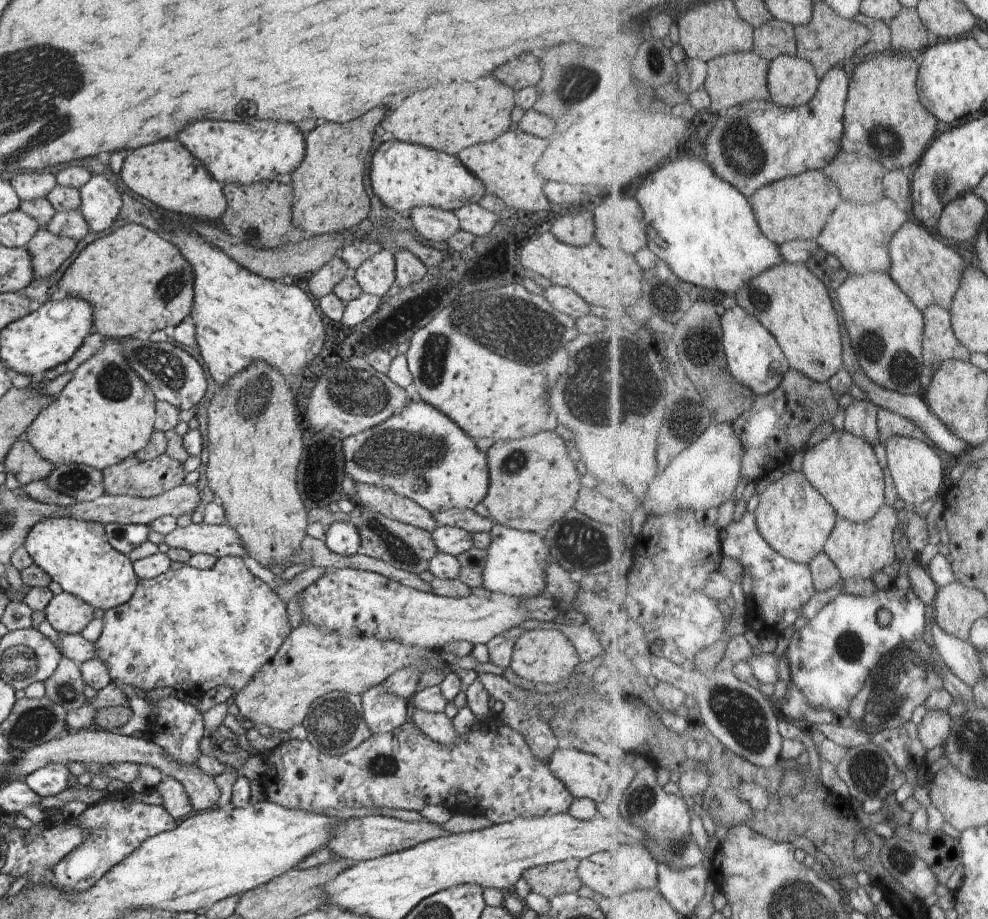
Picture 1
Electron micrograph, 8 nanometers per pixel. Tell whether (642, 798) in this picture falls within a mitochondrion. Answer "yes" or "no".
yes

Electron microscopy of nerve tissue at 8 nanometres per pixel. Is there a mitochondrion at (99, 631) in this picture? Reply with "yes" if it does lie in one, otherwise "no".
no

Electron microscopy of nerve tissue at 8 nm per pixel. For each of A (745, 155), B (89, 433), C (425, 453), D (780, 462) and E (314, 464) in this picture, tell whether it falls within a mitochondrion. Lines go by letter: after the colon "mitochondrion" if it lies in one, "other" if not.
A: mitochondrion
B: other
C: mitochondrion
D: other
E: other

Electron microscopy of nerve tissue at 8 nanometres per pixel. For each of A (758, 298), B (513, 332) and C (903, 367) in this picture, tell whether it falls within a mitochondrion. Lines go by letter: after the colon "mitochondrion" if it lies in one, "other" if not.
A: mitochondrion
B: mitochondrion
C: mitochondrion

